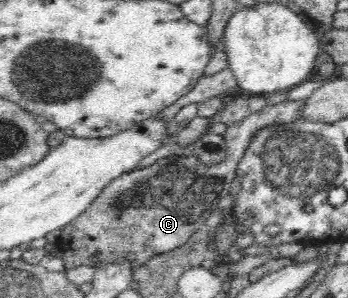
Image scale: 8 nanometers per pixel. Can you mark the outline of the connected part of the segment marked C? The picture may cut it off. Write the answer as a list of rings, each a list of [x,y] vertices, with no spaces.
[[[306,99],[266,105],[257,113],[230,125],[223,136],[227,145],[225,160],[217,164],[204,164],[190,151],[184,150],[184,154],[166,156],[153,165],[138,169],[138,175],[124,173],[114,187],[106,187],[92,206],[60,229],[55,245],[65,269],[95,268],[102,263],[125,259],[135,270],[151,257],[183,246],[192,235],[203,231],[210,213],[230,195],[232,180],[237,176],[238,163],[246,153],[248,143],[262,129],[297,121],[304,103]]]

